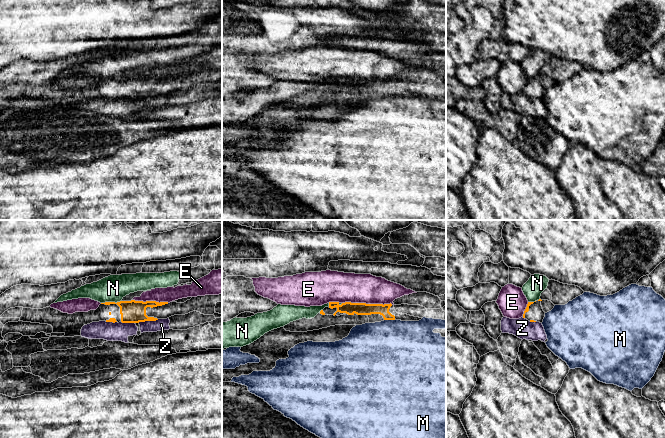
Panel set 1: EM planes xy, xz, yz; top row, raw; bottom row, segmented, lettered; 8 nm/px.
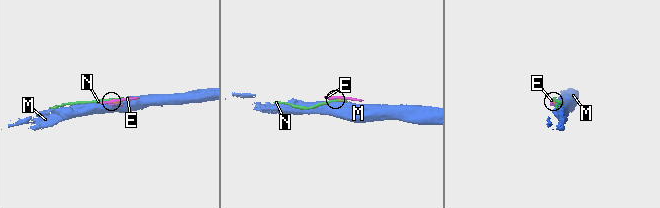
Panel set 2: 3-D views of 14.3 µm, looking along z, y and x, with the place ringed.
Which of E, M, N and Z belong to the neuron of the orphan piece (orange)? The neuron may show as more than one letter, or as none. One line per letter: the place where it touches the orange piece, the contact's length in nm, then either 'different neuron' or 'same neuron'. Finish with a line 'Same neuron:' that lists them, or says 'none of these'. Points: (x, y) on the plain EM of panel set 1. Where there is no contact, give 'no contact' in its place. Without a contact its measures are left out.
E: meets orange in xz at (367, 80); contact 400 nm long; different neuron
M: meets orange in xz at (389, 95); contact 100 nm long; different neuron
N: meets orange in xy at (111, 78); contact 170 nm long; different neuron
Z: meets orange in xy at (148, 96); contact 170 nm long; different neuron
Same neuron: none of these

